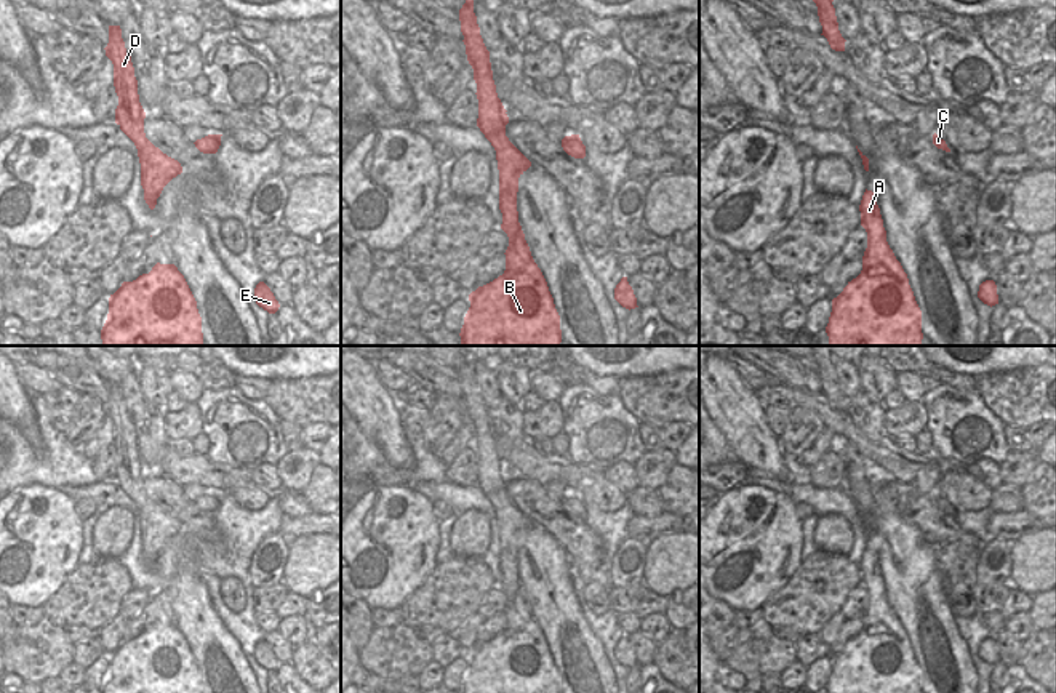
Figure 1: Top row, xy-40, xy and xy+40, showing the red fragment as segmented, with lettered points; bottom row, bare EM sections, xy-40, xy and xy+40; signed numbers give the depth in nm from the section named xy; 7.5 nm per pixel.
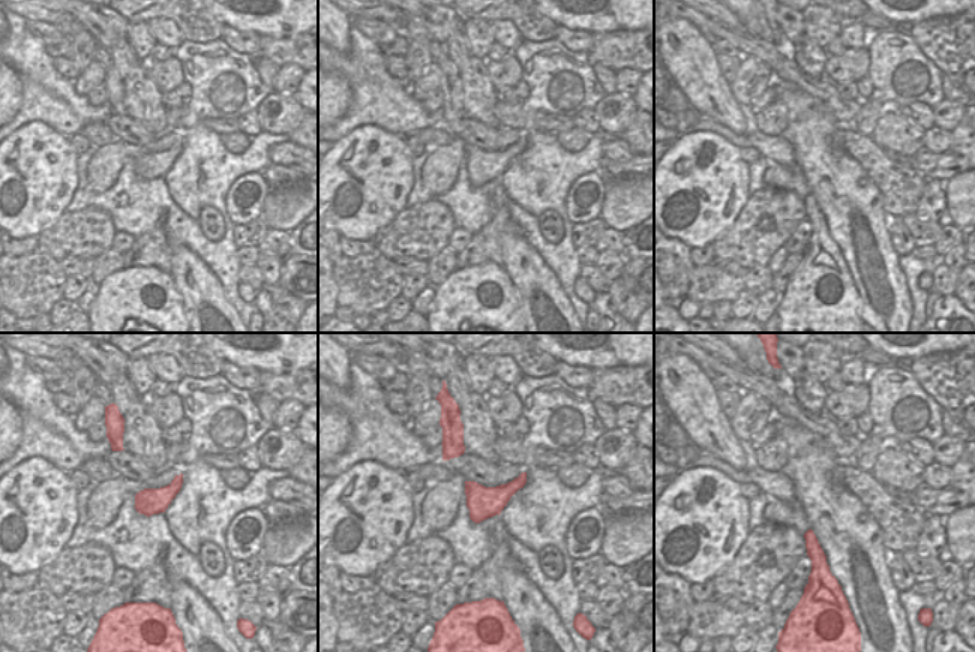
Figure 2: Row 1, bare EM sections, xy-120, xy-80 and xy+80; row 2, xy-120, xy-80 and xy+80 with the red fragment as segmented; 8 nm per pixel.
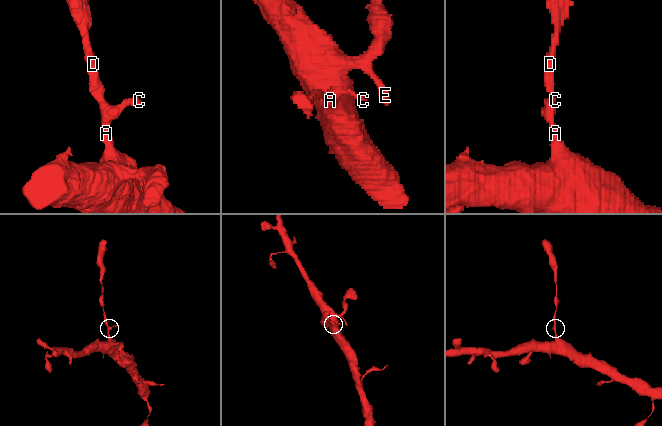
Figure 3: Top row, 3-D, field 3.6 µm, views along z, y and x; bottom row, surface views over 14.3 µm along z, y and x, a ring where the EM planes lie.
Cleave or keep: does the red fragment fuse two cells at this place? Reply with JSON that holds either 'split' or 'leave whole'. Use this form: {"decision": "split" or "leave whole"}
{"decision": "split"}

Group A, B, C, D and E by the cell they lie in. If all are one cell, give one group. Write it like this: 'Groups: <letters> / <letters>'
Groups: A B C E / D.

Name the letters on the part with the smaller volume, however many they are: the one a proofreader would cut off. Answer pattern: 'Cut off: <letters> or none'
Cut off: D.

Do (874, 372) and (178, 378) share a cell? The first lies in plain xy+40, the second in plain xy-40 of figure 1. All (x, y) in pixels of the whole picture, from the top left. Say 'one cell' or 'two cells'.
two cells

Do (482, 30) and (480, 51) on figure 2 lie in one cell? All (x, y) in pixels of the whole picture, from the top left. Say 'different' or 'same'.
same

